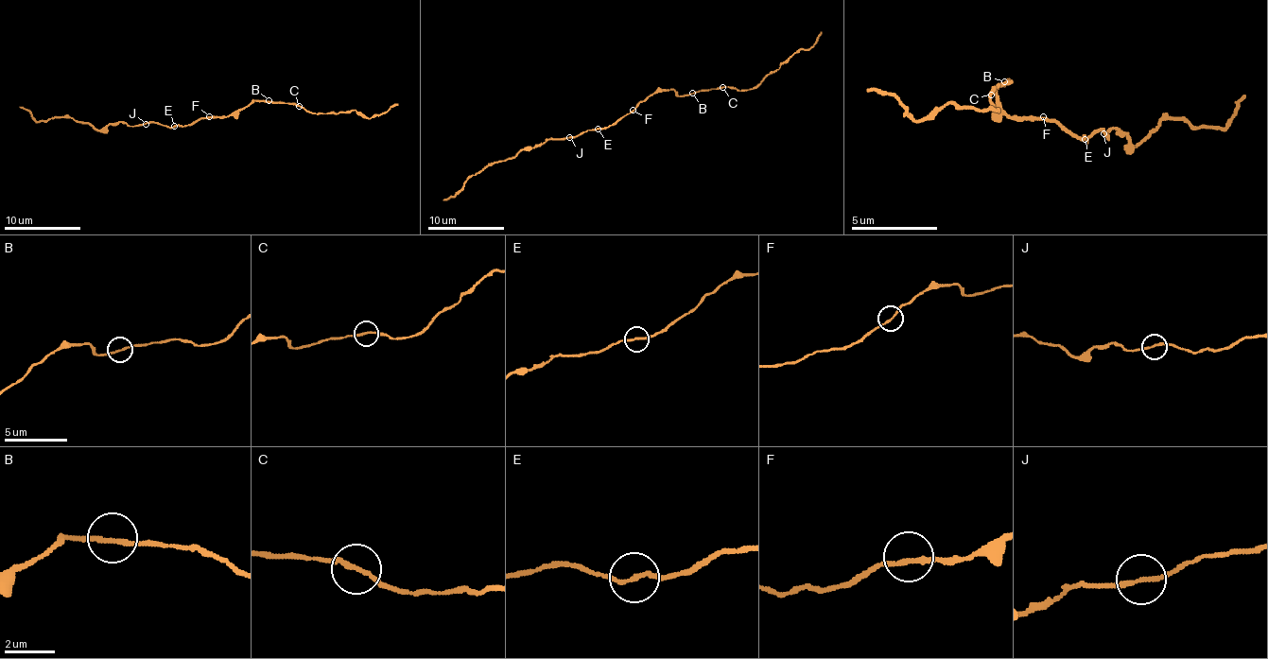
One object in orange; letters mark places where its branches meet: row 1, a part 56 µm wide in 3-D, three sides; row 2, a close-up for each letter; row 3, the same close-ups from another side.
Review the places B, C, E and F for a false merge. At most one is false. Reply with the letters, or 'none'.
none

